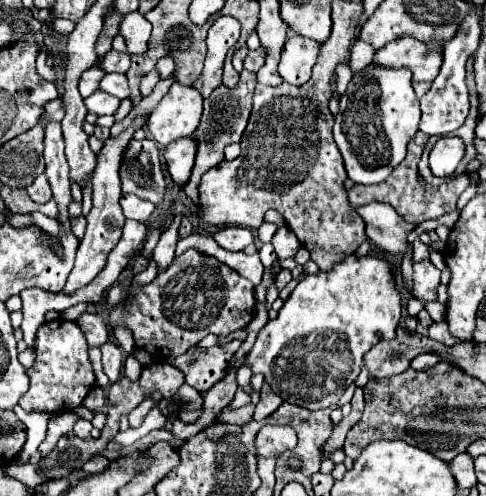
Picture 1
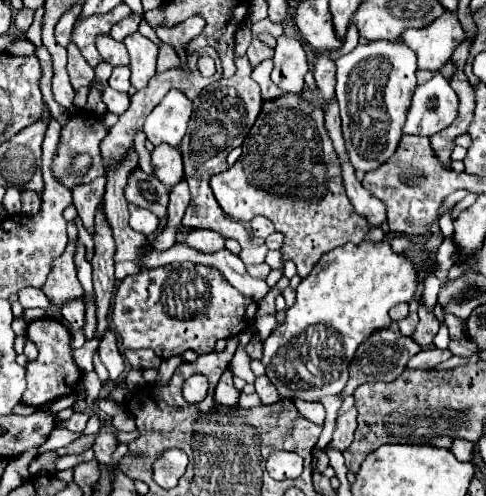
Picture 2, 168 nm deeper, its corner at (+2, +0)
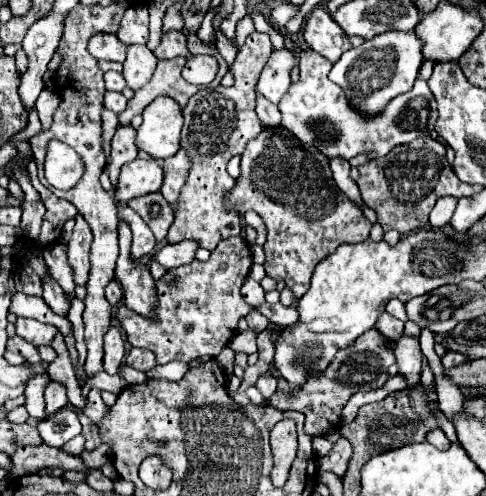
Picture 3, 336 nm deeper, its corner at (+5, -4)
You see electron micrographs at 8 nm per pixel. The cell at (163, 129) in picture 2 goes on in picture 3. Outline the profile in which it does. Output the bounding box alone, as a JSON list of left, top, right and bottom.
[136,98,182,160]

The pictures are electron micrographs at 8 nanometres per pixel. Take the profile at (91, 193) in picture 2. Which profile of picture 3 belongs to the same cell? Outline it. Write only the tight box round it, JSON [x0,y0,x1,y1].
[68,214,92,286]

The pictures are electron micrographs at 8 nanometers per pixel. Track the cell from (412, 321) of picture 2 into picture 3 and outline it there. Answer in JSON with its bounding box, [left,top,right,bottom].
[376,312,404,342]

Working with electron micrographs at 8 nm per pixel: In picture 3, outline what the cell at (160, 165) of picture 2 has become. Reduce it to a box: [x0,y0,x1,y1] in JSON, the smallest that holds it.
[116,160,164,202]

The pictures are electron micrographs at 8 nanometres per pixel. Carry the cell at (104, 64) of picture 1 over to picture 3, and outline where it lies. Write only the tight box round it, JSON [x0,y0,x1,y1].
[88,34,126,62]

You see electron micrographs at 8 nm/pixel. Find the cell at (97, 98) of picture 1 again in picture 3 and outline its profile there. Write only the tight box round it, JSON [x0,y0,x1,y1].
[104,92,128,114]

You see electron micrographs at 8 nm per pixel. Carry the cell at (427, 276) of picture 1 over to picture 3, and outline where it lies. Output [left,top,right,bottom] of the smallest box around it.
[394,336,422,388]

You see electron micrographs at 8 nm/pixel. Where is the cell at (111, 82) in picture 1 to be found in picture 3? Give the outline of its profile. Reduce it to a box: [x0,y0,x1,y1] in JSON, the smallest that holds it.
[104,72,126,92]

